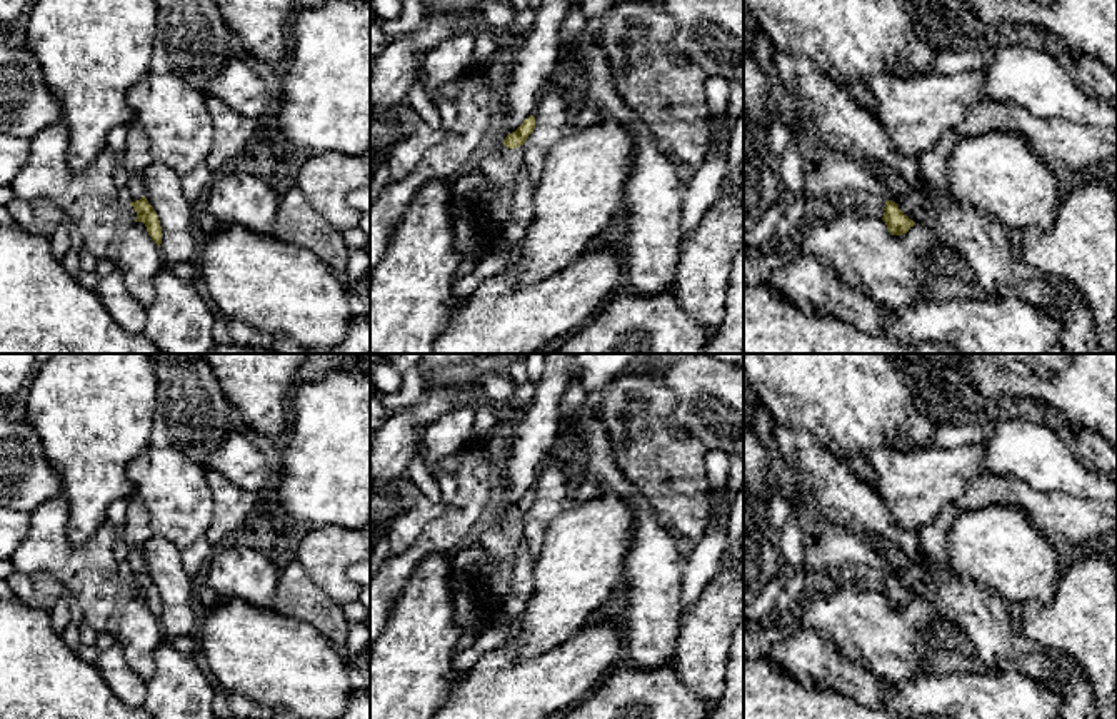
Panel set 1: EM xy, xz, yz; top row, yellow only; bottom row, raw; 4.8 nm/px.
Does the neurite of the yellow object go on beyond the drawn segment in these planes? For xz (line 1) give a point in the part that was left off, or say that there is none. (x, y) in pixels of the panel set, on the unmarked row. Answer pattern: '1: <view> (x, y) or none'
1: none

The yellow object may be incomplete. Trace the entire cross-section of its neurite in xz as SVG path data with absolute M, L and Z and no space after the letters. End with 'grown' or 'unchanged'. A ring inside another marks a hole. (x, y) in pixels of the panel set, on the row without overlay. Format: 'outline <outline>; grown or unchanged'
outline M530 489L528 492L523 494L523 497L515 505L505 510L503 519L507 522L517 522L523 519L528 509L533 505L533 502L535 502L535 490Z; unchanged

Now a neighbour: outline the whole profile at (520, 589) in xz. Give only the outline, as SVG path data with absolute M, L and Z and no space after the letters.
M525 546L517 549L513 571L512 571L512 582L508 586L503 611L513 622L523 616L525 607L533 594L533 559L530 557Z

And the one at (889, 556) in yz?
M875 534L865 535L874 549L874 562L899 579L899 582L915 597L930 596L929 572L917 566L895 542Z

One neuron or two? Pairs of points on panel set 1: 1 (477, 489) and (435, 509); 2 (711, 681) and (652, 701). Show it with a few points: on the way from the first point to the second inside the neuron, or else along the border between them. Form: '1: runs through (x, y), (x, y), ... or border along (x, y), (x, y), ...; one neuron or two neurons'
1: border along (447, 506), (419, 534); two neurons
2: border along (672, 663), (677, 674), (704, 701); two neurons

